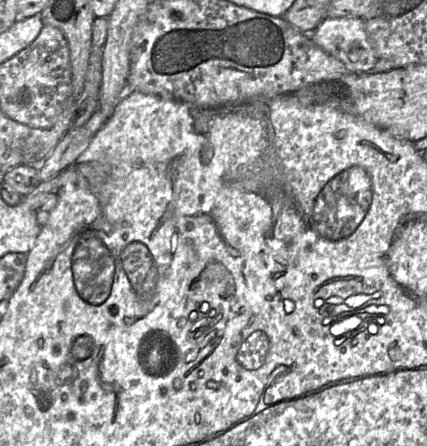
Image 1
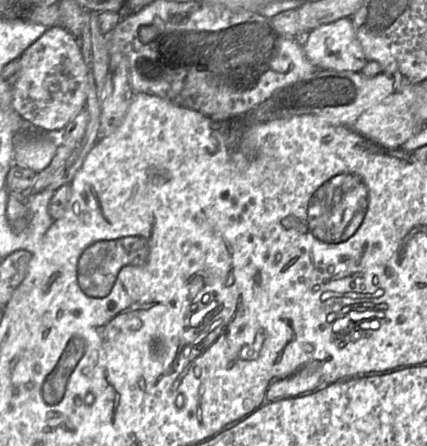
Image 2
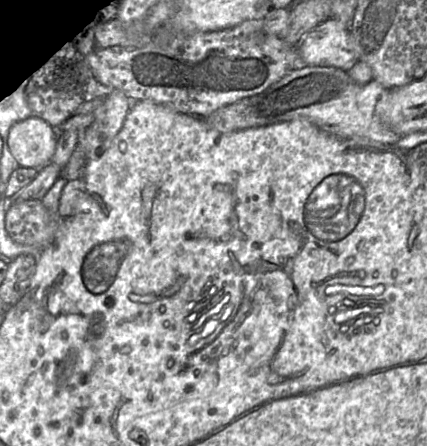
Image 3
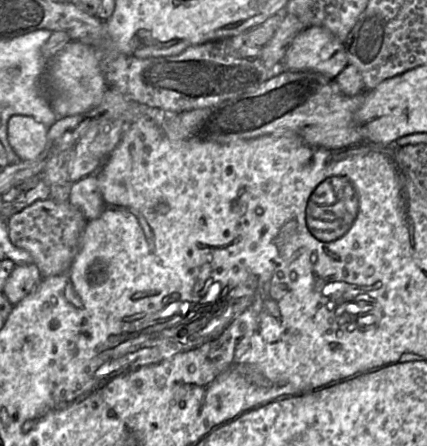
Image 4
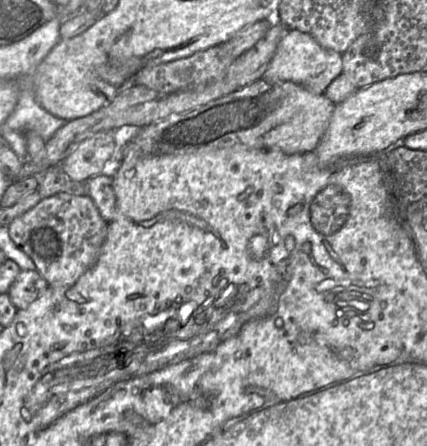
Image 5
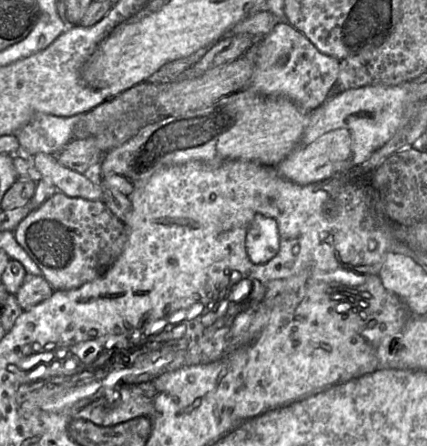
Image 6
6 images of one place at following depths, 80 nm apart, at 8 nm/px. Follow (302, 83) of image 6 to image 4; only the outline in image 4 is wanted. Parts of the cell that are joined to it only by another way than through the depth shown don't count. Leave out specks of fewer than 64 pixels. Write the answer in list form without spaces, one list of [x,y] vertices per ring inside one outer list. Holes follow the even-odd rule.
[[[321,26],[297,34],[281,61],[285,71],[312,71],[328,79],[335,79],[348,65],[345,42]]]

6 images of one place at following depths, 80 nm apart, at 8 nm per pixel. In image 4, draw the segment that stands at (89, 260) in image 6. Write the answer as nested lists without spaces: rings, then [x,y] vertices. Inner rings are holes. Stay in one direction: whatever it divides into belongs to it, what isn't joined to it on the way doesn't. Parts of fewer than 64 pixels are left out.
[[[38,200],[7,219],[10,241],[27,251],[43,278],[67,272],[75,259],[88,219],[68,200]]]

